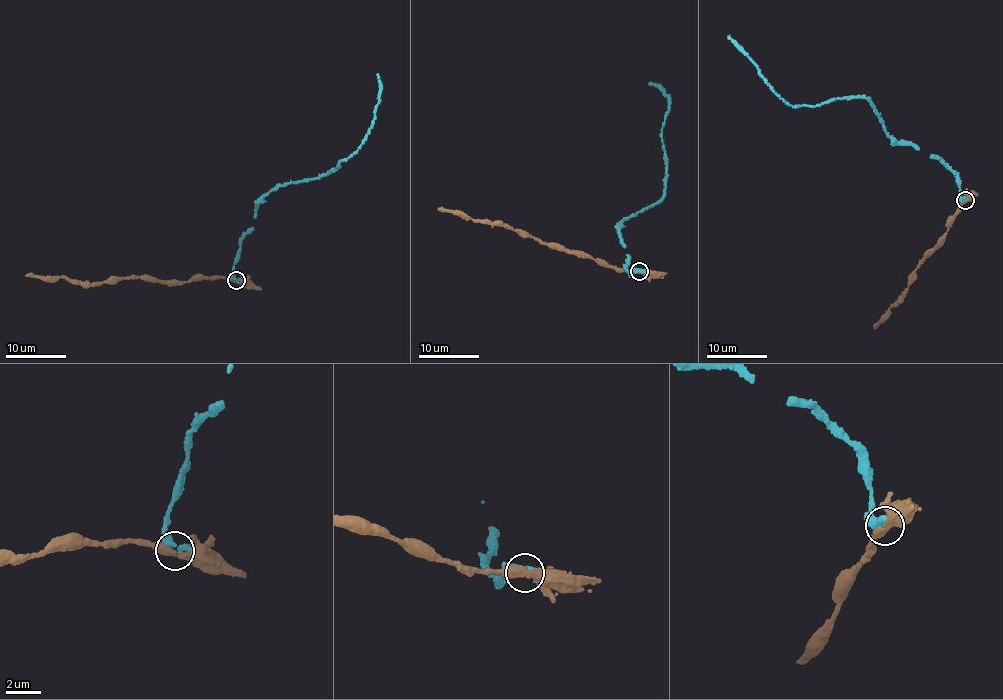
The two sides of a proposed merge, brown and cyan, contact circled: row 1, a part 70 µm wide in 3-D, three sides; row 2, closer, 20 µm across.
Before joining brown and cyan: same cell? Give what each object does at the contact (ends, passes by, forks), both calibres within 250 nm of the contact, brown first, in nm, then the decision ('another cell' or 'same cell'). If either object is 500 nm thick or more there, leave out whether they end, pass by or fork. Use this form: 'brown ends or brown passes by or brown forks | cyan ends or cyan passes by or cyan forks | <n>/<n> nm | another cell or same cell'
brown passes by | cyan ends | 400/400 nm | another cell

